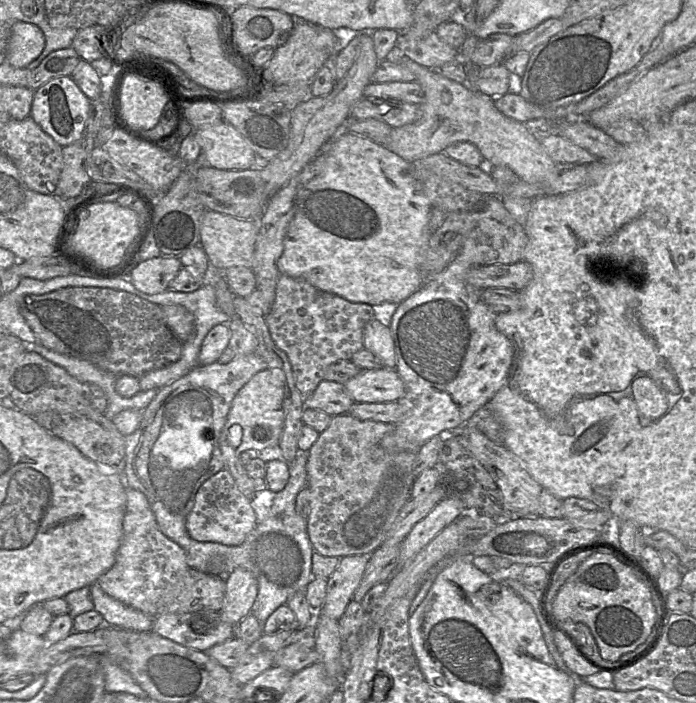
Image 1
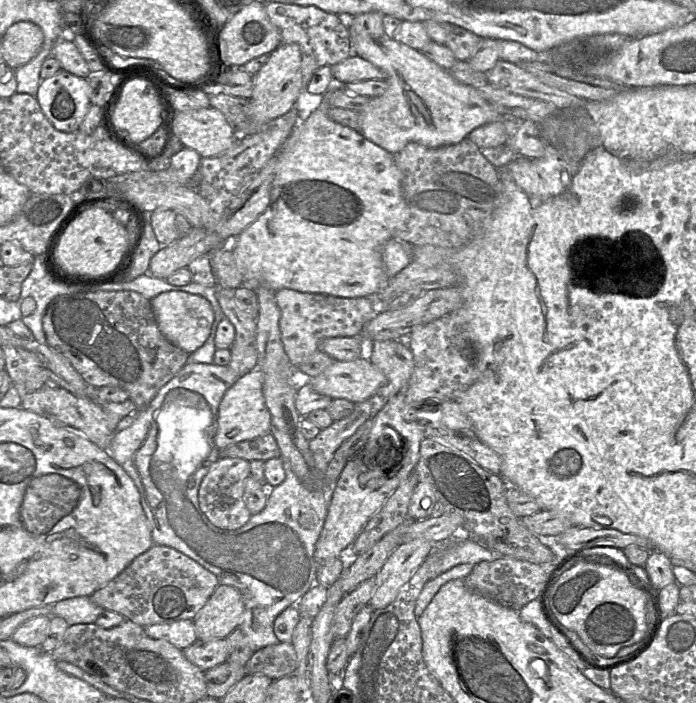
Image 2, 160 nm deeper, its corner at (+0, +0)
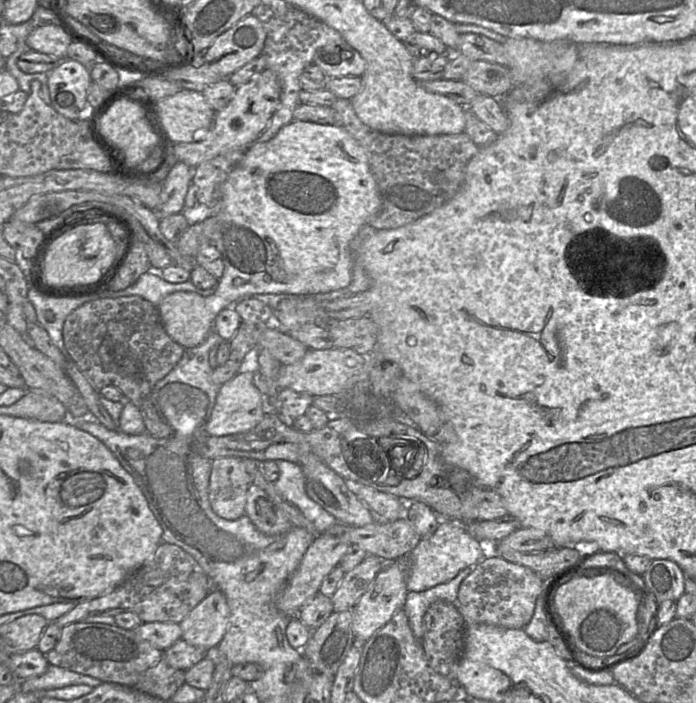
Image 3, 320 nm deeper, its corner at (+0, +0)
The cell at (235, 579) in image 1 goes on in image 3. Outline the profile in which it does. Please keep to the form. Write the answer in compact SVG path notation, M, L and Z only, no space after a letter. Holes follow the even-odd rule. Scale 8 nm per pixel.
M213 588L179 623L181 639L207 651L216 650L230 618L226 596Z

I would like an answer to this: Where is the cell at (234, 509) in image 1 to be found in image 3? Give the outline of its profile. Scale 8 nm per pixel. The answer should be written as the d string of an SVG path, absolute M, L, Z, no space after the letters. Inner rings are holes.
M220 457L211 461L209 502L213 511L226 520L245 514L249 483L243 458Z

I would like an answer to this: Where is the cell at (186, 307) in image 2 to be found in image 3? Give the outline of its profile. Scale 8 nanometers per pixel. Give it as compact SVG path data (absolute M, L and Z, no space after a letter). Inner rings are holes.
M292 120L283 126L269 141L252 143L240 162L233 168L226 181L219 188L219 199L212 206L212 216L216 216L215 232L211 237L213 244L221 253L224 262L224 273L218 279L216 290L209 296L195 292L176 291L157 306L161 323L166 333L183 348L199 345L212 329L217 315L225 308L233 306L242 298L261 294L314 295L347 288L352 281L354 251L352 243L360 229L369 223L369 219L381 209L382 201L376 181L371 173L368 157L364 148L345 129L334 125L323 125L313 122Z

